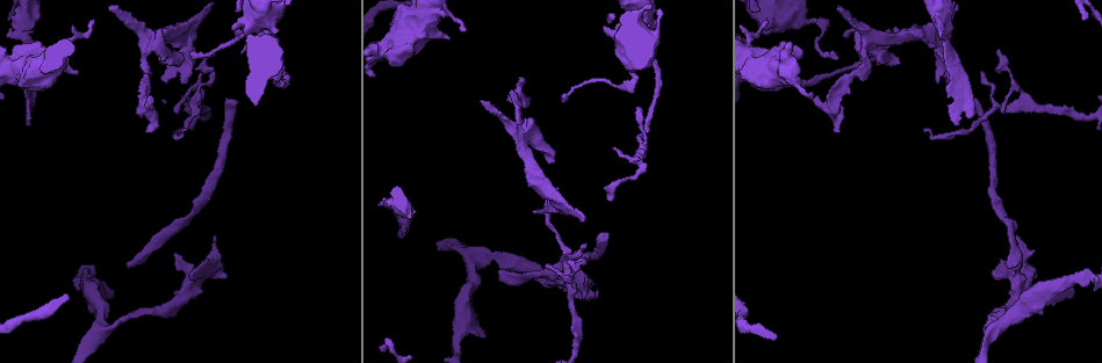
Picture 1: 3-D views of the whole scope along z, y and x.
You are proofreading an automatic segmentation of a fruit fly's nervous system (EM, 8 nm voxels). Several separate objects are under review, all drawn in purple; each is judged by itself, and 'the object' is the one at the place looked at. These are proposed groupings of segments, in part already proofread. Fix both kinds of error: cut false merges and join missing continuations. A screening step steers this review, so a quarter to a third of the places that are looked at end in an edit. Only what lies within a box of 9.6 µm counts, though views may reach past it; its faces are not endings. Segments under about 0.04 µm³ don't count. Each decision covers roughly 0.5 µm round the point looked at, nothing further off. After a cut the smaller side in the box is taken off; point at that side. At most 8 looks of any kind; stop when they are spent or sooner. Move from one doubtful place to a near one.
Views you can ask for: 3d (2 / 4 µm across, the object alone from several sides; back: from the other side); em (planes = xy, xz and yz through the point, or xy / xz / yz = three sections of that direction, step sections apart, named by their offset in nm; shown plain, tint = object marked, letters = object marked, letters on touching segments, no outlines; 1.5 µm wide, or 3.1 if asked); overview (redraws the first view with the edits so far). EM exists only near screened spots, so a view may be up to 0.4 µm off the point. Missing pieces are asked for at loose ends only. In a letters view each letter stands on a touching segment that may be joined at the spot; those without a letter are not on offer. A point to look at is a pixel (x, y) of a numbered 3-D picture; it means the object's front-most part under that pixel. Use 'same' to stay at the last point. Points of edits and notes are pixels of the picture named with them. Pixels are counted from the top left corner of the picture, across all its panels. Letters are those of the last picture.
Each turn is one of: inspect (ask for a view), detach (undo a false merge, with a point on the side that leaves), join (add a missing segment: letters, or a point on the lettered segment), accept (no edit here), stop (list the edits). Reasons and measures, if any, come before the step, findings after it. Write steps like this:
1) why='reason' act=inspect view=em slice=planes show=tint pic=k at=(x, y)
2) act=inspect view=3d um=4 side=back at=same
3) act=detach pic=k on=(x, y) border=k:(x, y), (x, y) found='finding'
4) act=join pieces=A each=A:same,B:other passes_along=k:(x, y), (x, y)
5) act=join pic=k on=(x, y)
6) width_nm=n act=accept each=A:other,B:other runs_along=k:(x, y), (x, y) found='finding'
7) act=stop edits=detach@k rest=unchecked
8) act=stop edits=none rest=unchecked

why='abrupt turn' act=inspect view=em slice=planes show=letters pic=1 at=(870, 42)

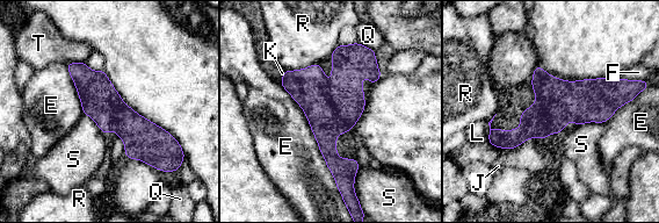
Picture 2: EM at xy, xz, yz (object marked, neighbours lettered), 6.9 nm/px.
act=accept each=E:other,F:other,J:other,K:other,L:other,Q:other,R:other,S:other,T:other border=2:(602, 122), (583, 122), (577, 126) found='one neuron here'

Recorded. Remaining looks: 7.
why='free end' act=inspect view=3d um=4 pic=1 at=(567, 213)

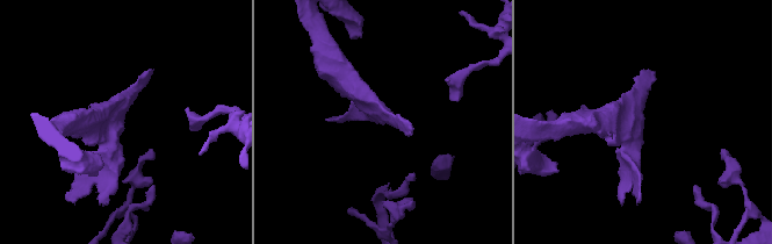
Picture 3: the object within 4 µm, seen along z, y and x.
why='need the tissue' act=inspect view=em slice=planes show=letters pic=3 at=(123, 123)

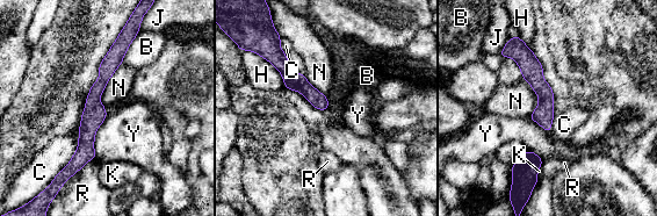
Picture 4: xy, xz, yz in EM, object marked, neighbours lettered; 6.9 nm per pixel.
longest_contact=N:320nm act=accept each=B:other,C:other,H:other,J:other,K:other,N:other,R:other,Y:other border=4:(121, 63), (100, 96), (103, 106) found='none of them fits'

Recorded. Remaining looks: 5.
why='end of a long branch' act=inspect view=em slice=yz step=4 show=letters pic=1 at=(234, 101)

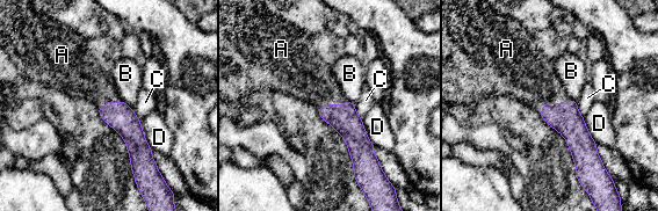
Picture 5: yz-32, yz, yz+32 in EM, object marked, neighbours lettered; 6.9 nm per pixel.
longest_contact=D:240nm act=join pieces=A each=A:same,B:other,C:other,D:other passes_along=5:(345, 119), (332, 102), (306, 77) found='it goes on there'

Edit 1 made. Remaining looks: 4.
act=stop edits=join@5 rest=unchecked

